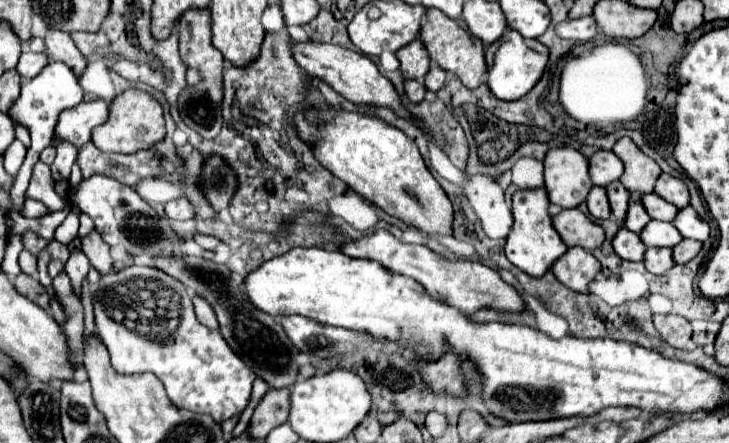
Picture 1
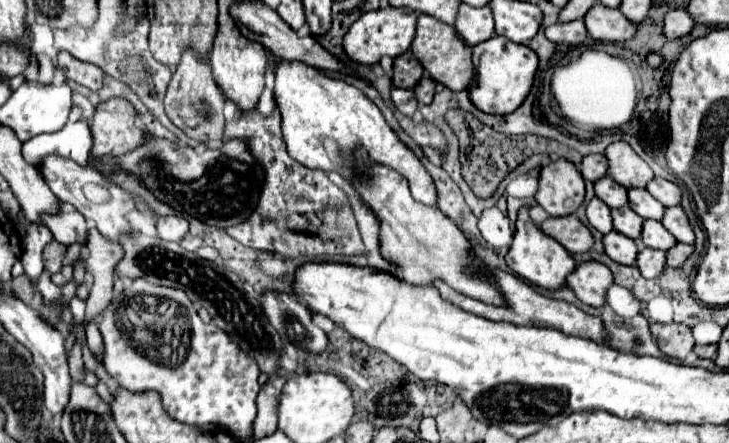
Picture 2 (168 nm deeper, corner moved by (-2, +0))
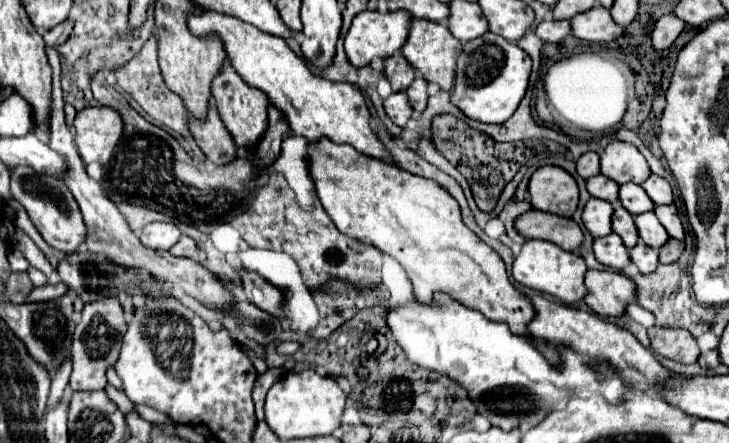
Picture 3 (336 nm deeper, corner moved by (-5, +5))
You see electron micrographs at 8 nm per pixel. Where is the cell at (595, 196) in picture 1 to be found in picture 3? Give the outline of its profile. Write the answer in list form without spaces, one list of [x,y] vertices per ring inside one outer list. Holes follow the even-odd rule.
[[[595,197],[587,201],[583,211],[583,223],[593,237],[605,237],[611,233],[611,217],[613,217],[611,203]]]

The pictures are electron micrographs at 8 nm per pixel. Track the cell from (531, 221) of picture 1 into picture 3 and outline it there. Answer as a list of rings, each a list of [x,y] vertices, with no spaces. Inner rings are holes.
[[[527,239],[521,247],[521,253],[513,261],[515,281],[519,281],[525,287],[537,289],[541,293],[553,295],[555,299],[559,299],[565,305],[575,303],[585,297],[585,293],[587,293],[585,285],[583,285],[585,271],[587,271],[587,265],[585,265],[583,257],[579,257],[571,251],[565,251],[565,249],[557,247],[555,243],[547,243],[543,239]]]

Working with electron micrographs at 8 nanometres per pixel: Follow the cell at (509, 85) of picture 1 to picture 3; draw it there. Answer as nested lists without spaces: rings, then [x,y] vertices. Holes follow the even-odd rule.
[[[489,31],[463,45],[463,53],[457,59],[457,77],[451,101],[471,119],[483,123],[505,123],[525,97],[529,75],[531,57],[517,47],[517,43],[509,43],[501,35]]]

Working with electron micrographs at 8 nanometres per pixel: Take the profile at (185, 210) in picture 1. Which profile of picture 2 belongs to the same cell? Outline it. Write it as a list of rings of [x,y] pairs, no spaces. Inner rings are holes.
[[[164,216],[158,218],[158,236],[166,242],[178,242],[188,232],[188,220],[182,216]]]

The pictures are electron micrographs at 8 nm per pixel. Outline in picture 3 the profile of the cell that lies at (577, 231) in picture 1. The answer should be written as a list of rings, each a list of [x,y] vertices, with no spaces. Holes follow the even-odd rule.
[[[527,211],[515,221],[519,233],[527,239],[545,239],[561,249],[575,251],[583,245],[583,229],[569,217],[545,213],[545,211]]]

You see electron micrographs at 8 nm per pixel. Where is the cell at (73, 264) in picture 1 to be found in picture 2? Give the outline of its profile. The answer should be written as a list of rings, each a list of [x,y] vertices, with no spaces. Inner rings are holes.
[[[91,322],[90,324],[88,324],[88,326],[86,326],[85,332],[87,344],[92,354],[95,355],[101,363],[103,363],[103,340],[96,323]]]

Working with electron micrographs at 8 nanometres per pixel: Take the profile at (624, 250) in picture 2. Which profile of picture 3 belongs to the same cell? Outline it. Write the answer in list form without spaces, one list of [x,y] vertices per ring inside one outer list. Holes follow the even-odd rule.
[[[617,233],[595,239],[593,251],[595,251],[595,257],[599,263],[613,267],[613,269],[625,269],[631,263],[629,249],[625,247],[623,239]]]

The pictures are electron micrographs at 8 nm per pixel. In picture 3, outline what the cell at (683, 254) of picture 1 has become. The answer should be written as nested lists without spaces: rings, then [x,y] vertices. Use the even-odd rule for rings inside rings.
[[[669,239],[669,241],[661,247],[661,251],[659,251],[659,261],[661,261],[661,263],[673,263],[673,261],[677,261],[677,259],[681,257],[683,251],[685,251],[685,243],[683,243],[683,241],[679,241],[679,239]]]

